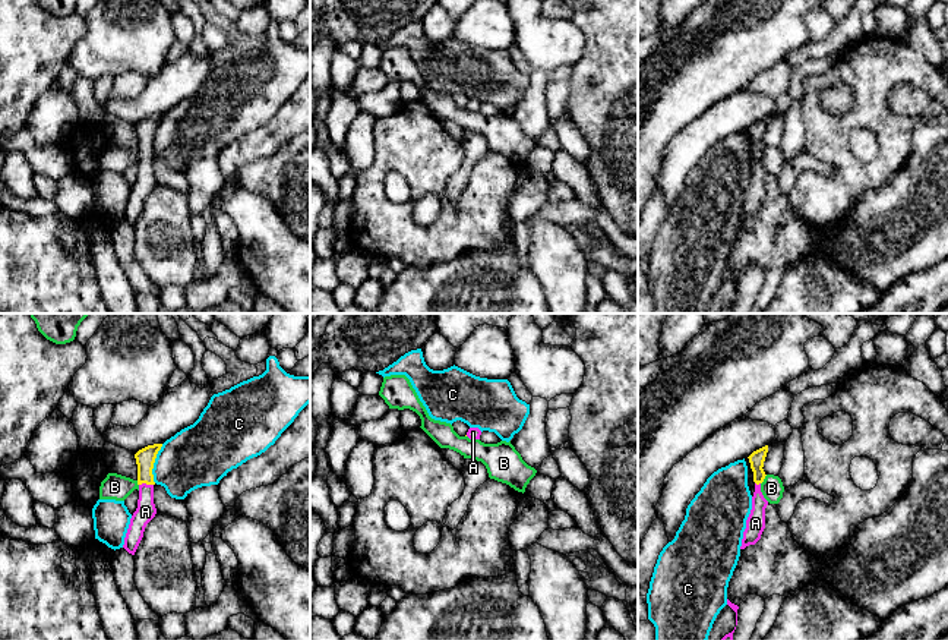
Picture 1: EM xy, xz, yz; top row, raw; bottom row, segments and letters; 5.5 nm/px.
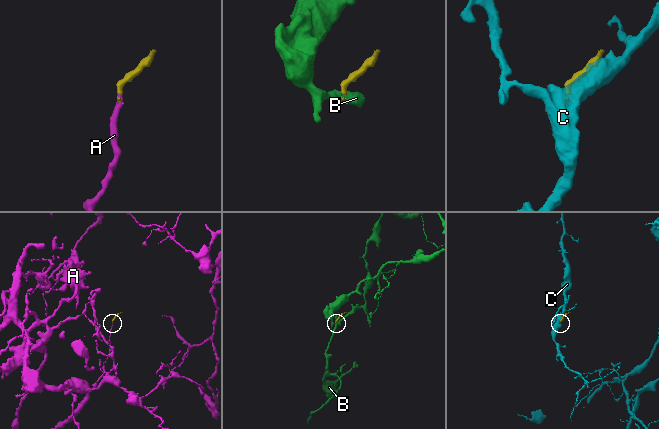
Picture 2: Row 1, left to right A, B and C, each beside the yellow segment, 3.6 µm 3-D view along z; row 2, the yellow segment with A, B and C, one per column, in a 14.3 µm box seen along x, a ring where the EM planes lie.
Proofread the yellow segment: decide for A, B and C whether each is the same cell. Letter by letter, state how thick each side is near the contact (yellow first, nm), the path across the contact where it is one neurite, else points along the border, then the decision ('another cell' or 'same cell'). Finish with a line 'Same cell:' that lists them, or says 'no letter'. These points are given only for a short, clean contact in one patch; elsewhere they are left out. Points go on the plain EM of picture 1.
A: calibres 110 and 110 nm; way xy (145, 129), (145, 154), (145, 183); same cell
B: calibres 90 and 120 nm; border yz (767, 147), (761, 155); another cell
C: calibres 110 and 340 nm; another cell
Same cell: A

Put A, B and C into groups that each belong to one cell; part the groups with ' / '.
A / B / C

